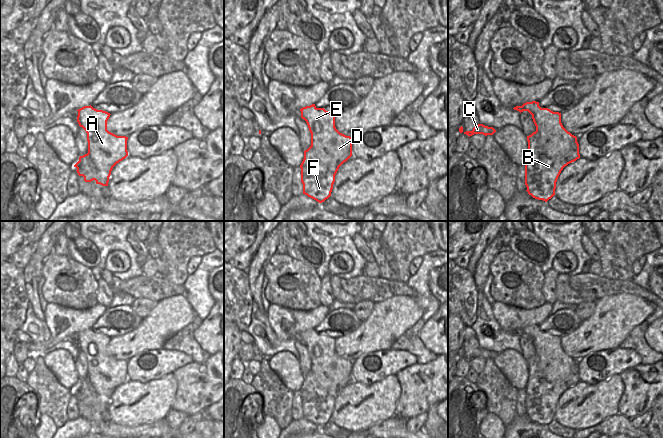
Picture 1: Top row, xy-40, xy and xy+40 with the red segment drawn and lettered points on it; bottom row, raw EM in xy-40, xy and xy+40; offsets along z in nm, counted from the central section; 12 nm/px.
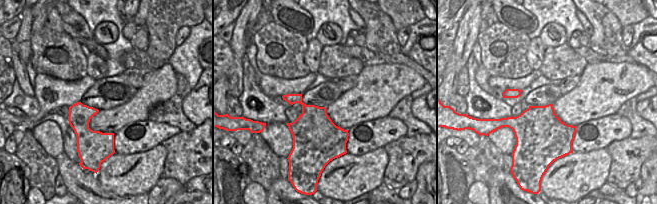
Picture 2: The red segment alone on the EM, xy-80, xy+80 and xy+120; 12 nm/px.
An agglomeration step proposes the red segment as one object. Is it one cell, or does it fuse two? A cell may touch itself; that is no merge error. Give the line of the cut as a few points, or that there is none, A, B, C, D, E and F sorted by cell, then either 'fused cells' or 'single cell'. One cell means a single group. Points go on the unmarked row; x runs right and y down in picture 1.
no cut | A B C D E F | single cell

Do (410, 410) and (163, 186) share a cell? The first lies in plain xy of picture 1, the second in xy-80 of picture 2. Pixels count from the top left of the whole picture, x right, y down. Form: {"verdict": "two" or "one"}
{"verdict": "two"}

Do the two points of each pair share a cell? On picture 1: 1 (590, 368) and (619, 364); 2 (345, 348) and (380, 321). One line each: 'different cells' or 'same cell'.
1: same cell
2: same cell

